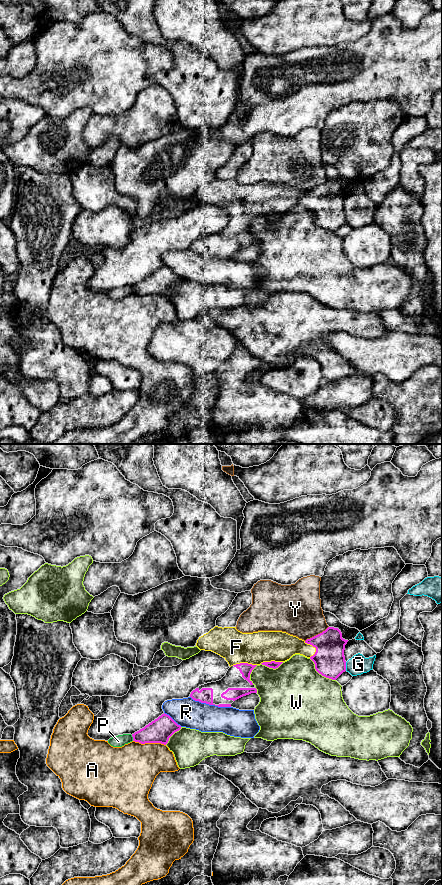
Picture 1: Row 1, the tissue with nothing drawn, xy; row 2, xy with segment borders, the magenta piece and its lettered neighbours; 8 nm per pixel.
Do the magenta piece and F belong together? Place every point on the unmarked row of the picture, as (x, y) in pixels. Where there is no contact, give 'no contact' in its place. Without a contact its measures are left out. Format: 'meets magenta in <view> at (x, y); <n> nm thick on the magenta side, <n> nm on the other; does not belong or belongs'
meets magenta in xy at (244, 215); 100 nm thick on the magenta side, 260 nm on the other; belongs

